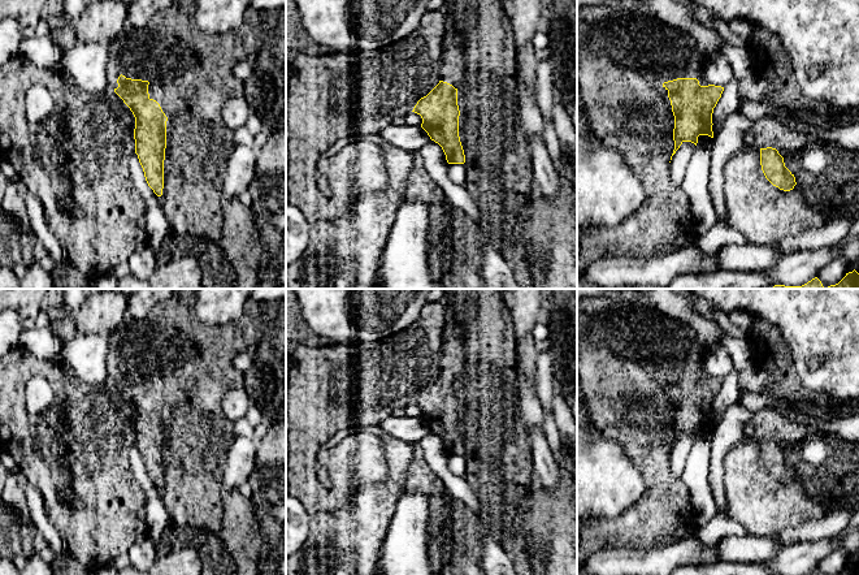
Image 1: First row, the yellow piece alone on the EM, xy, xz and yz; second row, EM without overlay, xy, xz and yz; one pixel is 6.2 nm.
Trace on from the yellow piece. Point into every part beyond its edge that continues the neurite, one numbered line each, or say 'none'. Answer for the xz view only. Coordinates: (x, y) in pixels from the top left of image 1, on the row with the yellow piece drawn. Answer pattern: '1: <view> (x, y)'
1: xz (452, 59)

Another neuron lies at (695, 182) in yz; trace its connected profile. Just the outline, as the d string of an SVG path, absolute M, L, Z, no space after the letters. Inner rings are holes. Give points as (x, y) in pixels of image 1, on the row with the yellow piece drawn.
M699 135L695 151L687 164L681 187L689 198L689 206L698 237L717 224L717 215L708 191L711 176L711 151L713 140Z

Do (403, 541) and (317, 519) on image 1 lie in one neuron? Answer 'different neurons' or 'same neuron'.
different neurons

